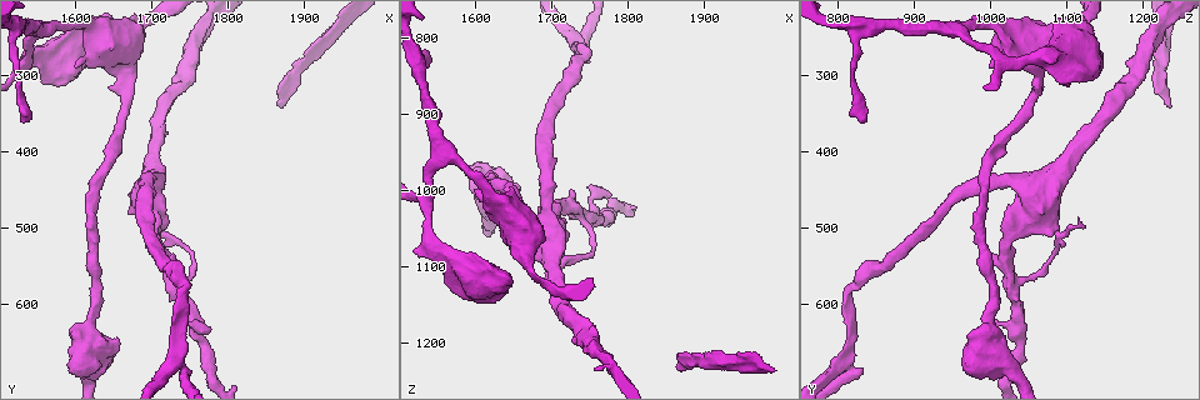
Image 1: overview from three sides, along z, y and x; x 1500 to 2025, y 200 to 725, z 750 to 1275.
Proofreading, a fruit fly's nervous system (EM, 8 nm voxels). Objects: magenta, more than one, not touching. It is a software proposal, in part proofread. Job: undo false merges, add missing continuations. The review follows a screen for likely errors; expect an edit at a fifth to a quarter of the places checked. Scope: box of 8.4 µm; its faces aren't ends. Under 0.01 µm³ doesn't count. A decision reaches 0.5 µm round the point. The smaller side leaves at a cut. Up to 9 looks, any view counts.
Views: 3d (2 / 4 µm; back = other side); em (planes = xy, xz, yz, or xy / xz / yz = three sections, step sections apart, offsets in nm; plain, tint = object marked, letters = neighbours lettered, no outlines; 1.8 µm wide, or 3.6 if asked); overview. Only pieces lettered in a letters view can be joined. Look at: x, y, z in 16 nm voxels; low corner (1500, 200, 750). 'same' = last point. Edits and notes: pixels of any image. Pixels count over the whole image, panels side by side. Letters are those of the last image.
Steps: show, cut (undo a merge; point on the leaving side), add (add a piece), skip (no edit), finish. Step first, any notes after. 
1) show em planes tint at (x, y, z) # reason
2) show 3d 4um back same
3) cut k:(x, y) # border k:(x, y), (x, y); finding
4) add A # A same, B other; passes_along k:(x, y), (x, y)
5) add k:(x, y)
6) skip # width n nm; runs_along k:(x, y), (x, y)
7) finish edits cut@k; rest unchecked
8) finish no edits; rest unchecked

show 3d 4um at (1935, 245, 1230) # two arms in line, one across

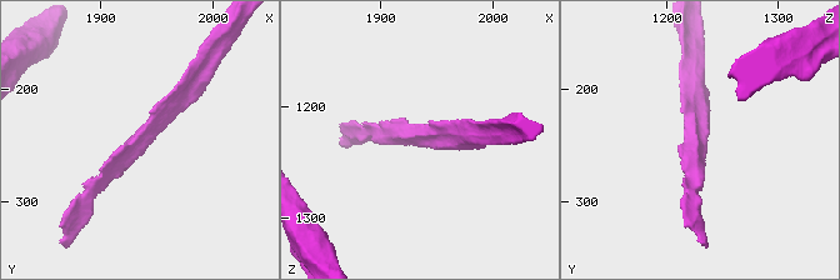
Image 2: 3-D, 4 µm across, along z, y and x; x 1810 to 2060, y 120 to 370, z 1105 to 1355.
show em planes letters at (1932, 244, 1224) # arms 3; shape alone is not enough

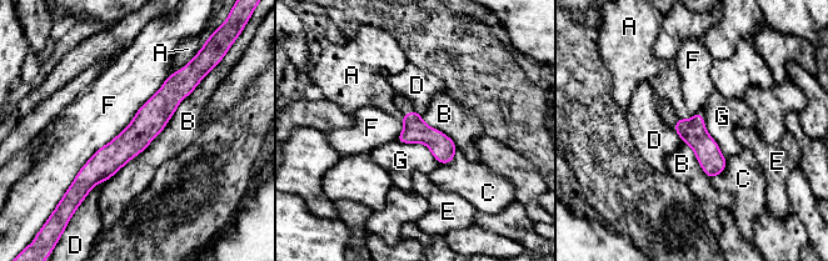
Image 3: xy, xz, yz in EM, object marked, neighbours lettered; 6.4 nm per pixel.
skip # A other, B other, C other, D other, E other, F other, G other; border 3:(179, 70), (90, 157), (69, 187); continuous, no second neuron

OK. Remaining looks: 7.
show 3d 4um at (1535, 280, 1015) # a fork

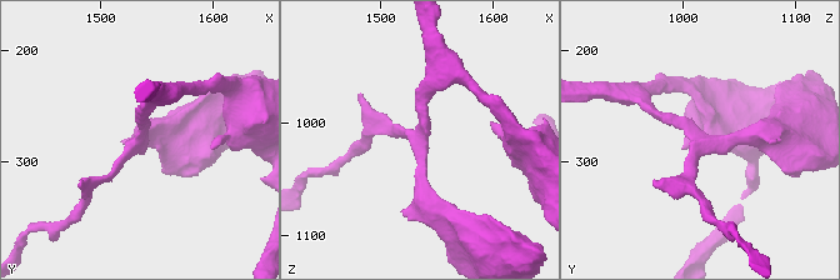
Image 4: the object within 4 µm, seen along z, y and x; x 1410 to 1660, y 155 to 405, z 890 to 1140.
show em planes letters at (1534, 278, 1016)

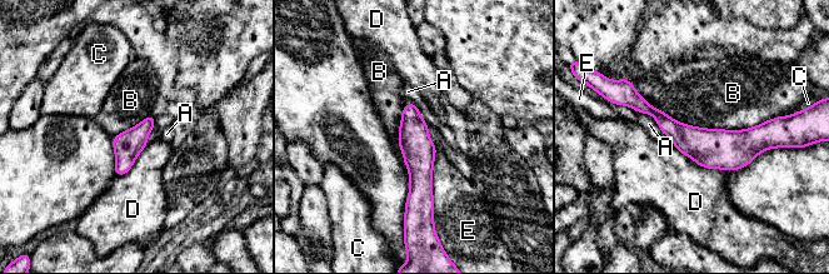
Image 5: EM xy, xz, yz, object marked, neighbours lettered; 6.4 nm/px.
skip # width 180 nm; A other, B other, C other, D other, E other; runs_along 5:(628, 100), (692, 142), (769, 128); continuous, no second neuron

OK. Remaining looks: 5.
show em yz step 4 tint at (1870, 340, 1235) # free end

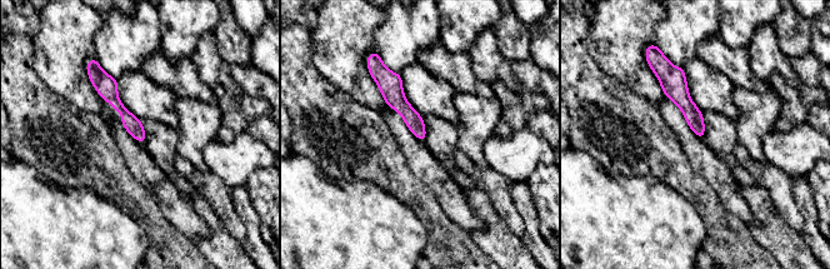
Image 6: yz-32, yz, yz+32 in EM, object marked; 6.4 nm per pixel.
show em planes letters same

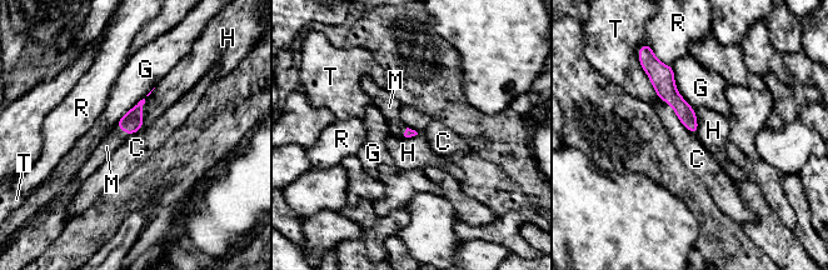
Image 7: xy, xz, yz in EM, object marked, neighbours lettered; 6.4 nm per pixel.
add 7:(115, 136) # C other, G other, H other, M same, R other, T other; passes_along 7:(131, 123), (121, 128), (115, 136); the neuron continues

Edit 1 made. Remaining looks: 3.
show em xz step 4 letters at (1750, 620, 1040) # arms part here

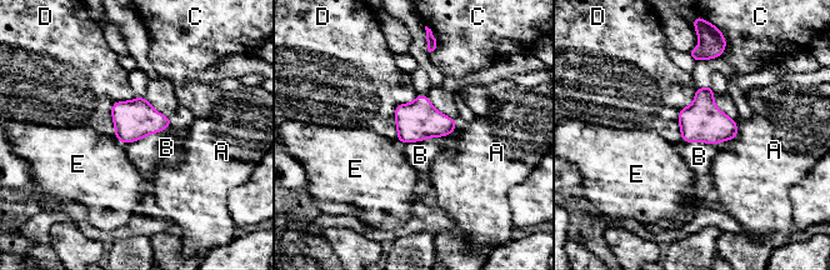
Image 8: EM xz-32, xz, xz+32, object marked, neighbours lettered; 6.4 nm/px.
skip # A other, B other, C other, D other, E other; border 8:(456, 125), (446, 135), (401, 144); all the same neuron

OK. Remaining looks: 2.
finish edits add@7; rest unchecked

